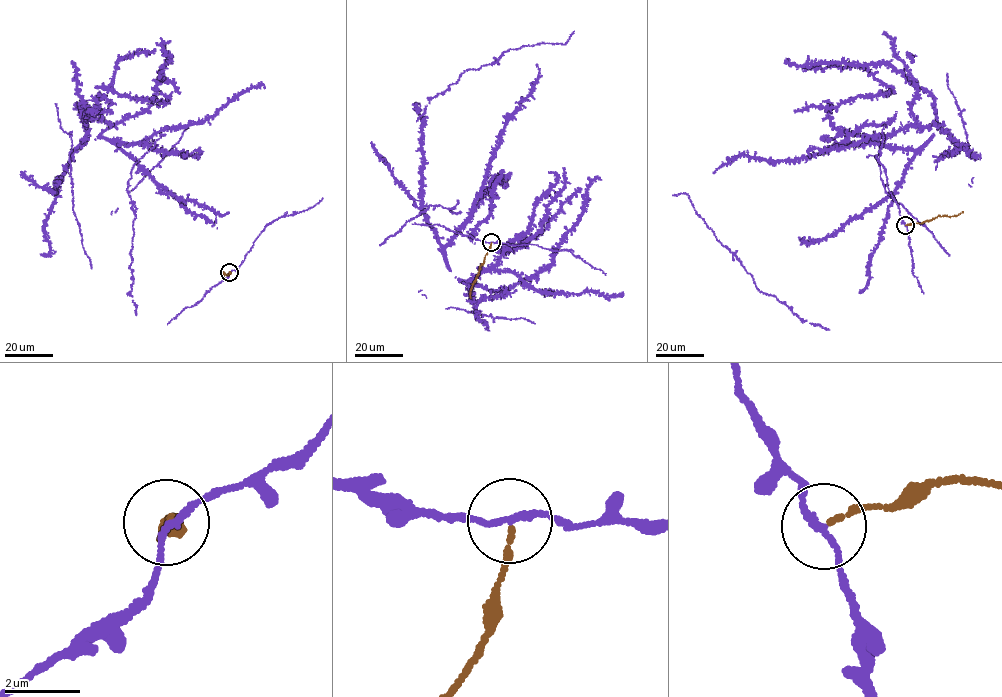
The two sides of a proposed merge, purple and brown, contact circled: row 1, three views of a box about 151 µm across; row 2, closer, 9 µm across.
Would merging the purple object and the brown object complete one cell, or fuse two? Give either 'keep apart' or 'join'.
keep apart

